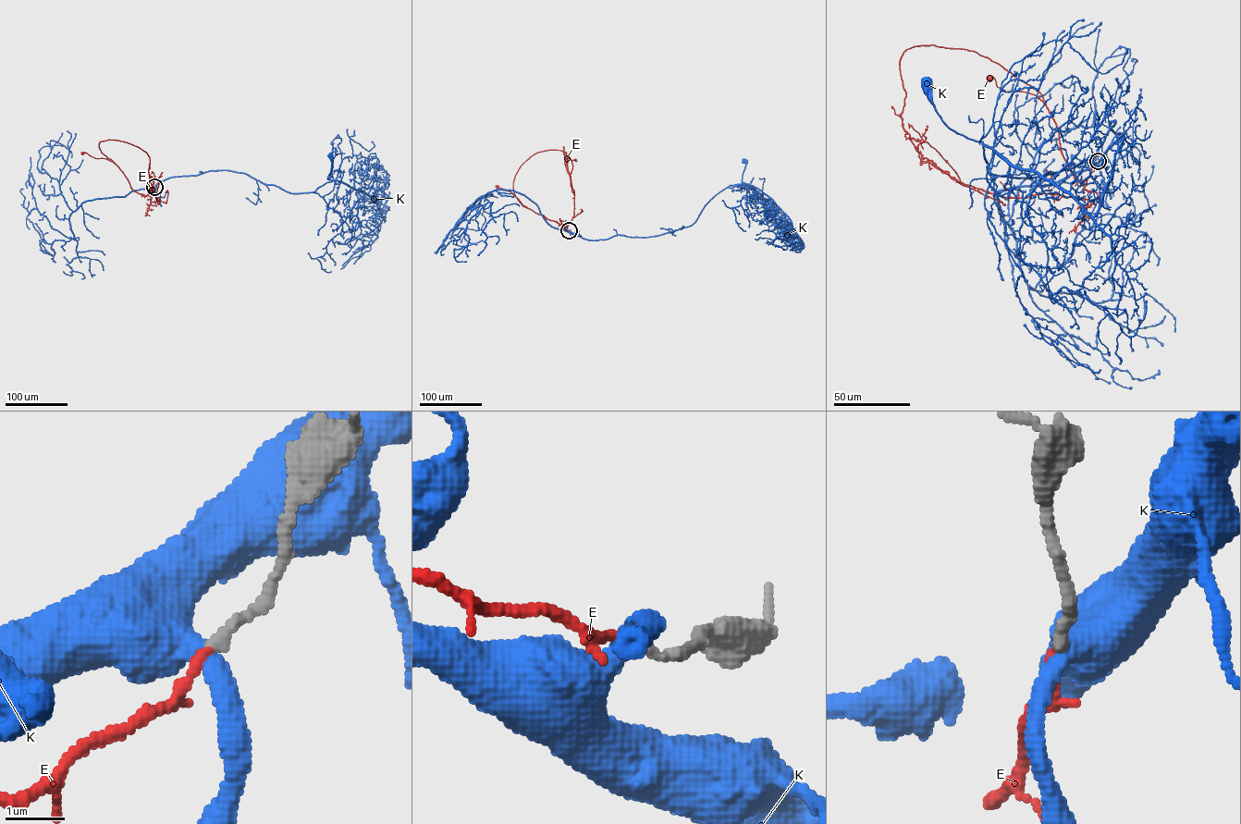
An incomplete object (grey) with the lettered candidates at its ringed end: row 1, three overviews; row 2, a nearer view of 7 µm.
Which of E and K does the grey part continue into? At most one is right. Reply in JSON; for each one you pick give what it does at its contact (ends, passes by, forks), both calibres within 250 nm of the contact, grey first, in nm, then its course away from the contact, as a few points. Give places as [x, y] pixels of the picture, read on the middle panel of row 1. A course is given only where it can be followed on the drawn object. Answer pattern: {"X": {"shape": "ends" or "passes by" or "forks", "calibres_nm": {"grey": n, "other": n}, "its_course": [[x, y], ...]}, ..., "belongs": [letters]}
{"E": {"shape": "passes by", "calibres_nm": {"grey": 200, "other": 110}, "its_course": [[569, 230], [529, 209], [510, 192], [497, 186]]}, "belongs": ["E"]}

